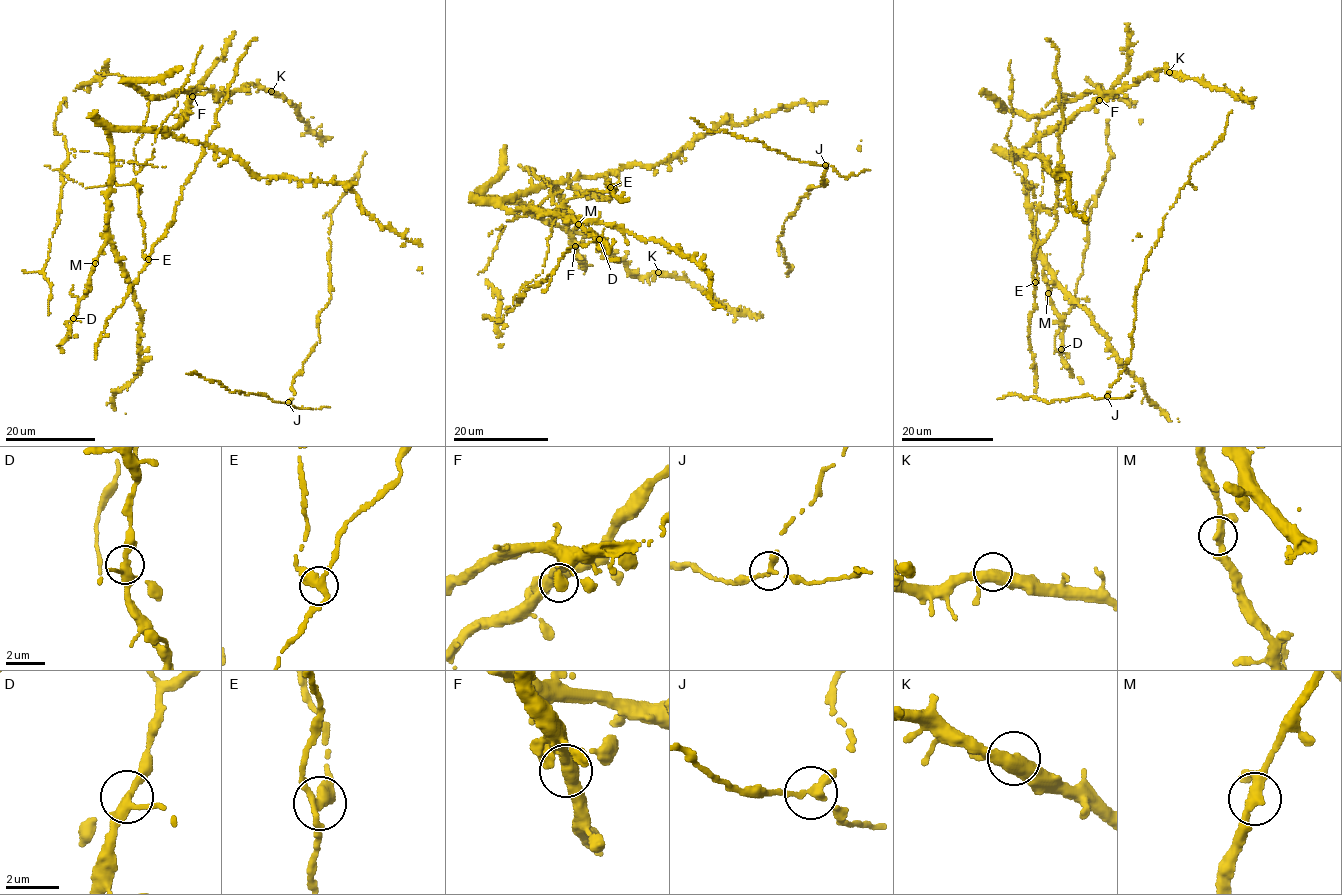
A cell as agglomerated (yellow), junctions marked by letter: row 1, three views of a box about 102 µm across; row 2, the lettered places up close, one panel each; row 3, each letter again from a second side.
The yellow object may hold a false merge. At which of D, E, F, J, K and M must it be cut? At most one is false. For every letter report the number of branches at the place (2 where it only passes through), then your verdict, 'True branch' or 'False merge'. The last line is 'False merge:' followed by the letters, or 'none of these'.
D: Branches: 3. True branch
E: Branches: 3. False merge
F: Branches: 3. True branch
J: Branches: 3. True branch
K: Branches: 3. True branch
M: Branches: 3. True branch
False merge: E

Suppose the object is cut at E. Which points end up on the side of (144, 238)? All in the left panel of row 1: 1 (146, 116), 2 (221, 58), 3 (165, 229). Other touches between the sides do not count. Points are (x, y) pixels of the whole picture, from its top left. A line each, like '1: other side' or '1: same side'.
1: same side
2: other side
3: other side

